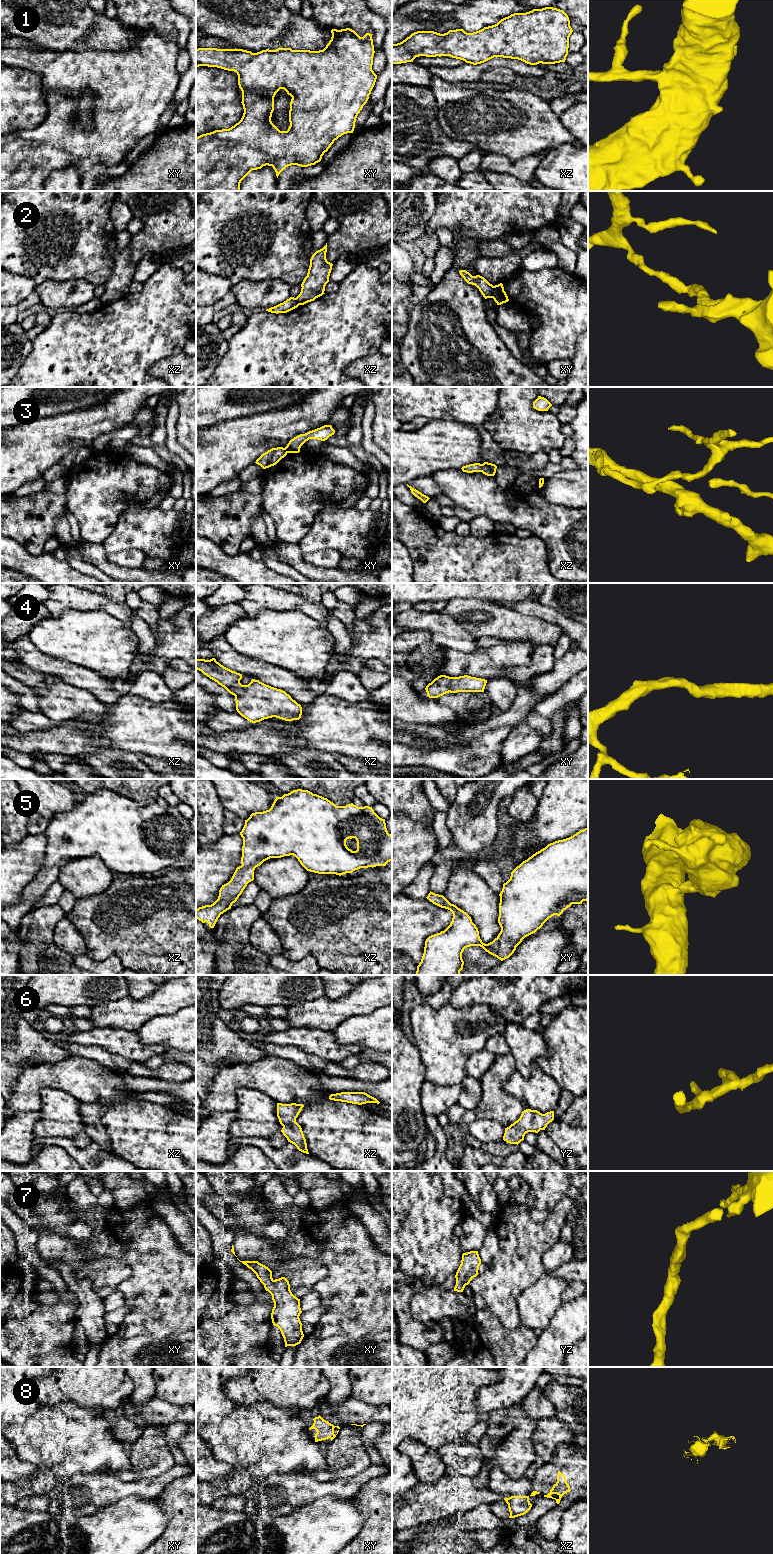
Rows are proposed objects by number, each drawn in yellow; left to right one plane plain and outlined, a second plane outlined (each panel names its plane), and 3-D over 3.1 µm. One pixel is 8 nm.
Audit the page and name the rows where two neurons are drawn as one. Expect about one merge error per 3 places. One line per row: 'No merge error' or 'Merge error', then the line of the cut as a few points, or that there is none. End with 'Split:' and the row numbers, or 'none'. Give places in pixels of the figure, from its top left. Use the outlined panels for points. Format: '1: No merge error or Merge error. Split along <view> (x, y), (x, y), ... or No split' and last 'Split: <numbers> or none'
1: No merge error. No split
2: Merge error. Split along xy (494, 286), (491, 297)
3: Merge error. Split along xz (482, 464), (480, 471)
4: No merge error. No split
5: No merge error. No split
6: No merge error. No split
7: No merge error. No split
8: Merge error. Split along xy (335, 1426), (339, 1428)
Split: 2, 3, 8

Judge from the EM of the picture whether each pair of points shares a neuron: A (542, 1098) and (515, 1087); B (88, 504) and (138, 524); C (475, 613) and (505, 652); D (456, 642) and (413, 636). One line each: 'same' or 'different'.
A: same
B: different
C: different
D: different

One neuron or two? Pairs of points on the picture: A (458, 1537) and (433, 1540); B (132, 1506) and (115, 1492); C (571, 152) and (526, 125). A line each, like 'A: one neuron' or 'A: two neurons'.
A: one neuron
B: two neurons
C: two neurons

